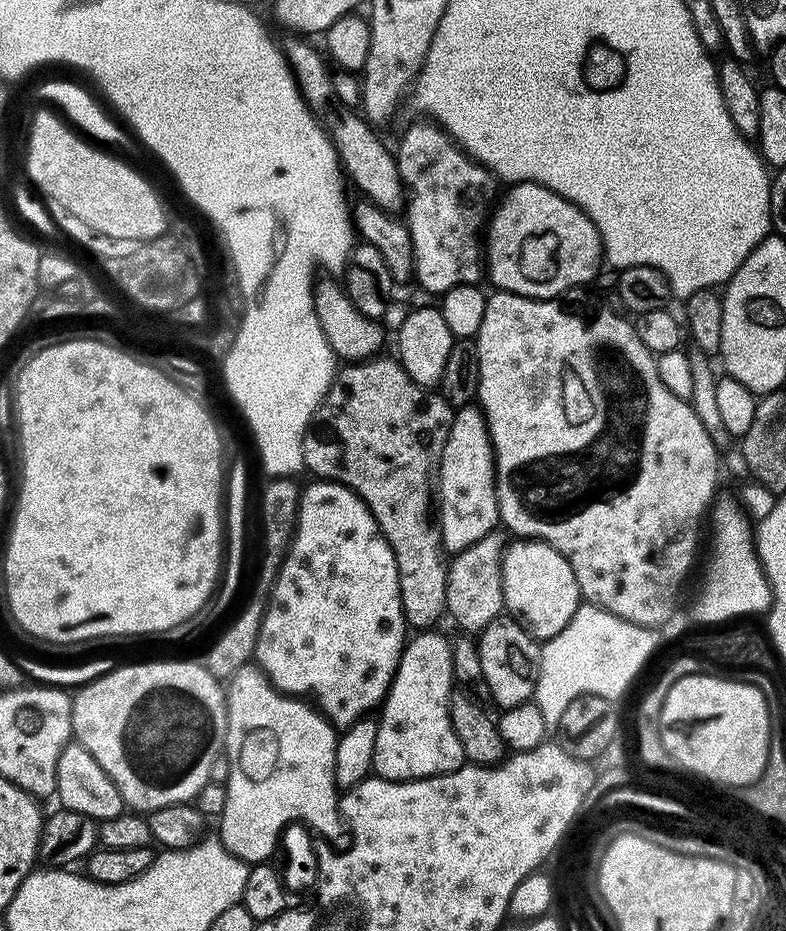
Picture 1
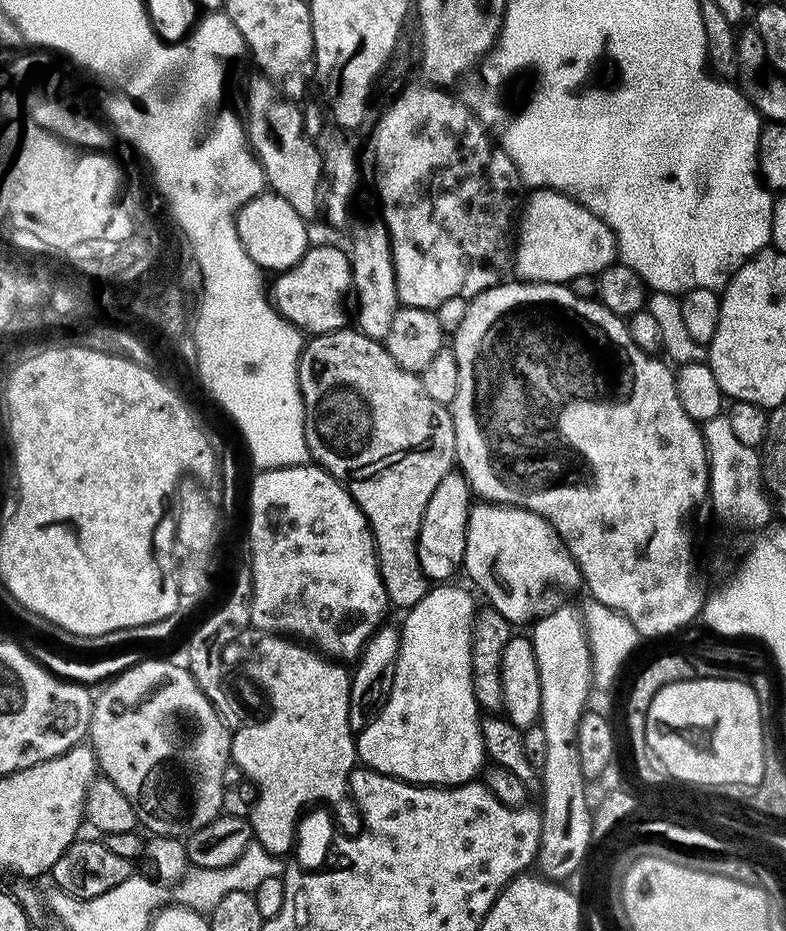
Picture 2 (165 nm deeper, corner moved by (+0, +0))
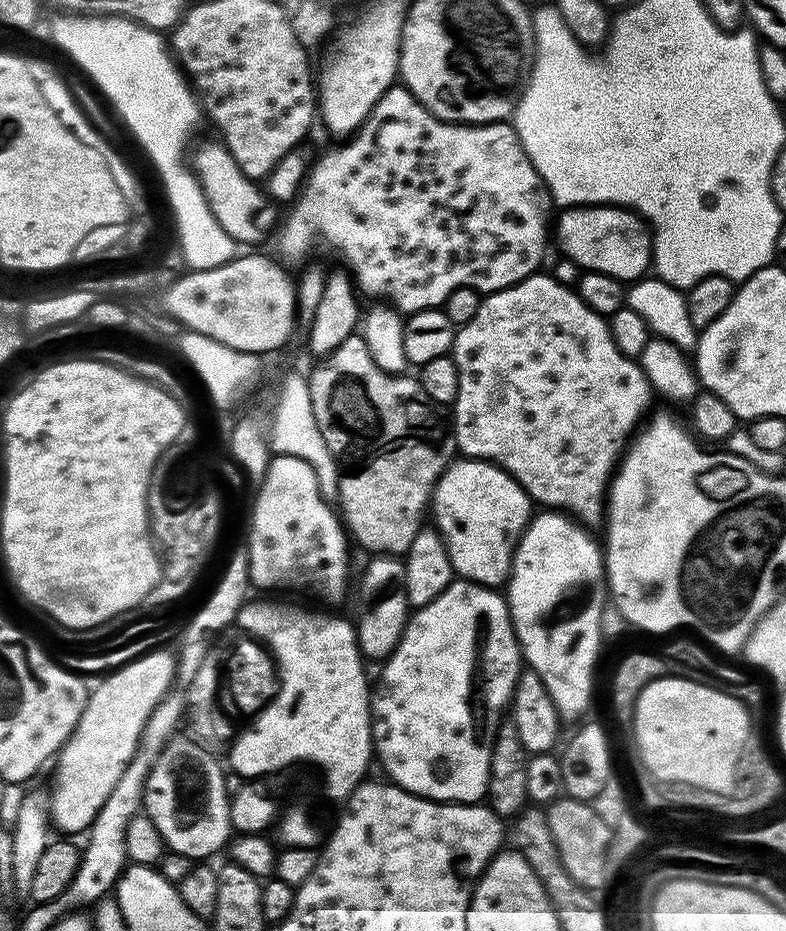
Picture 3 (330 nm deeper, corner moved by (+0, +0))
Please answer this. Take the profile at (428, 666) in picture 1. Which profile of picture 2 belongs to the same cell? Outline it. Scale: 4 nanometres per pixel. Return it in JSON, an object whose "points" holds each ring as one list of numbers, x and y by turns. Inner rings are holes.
{"points":[[440,582,429,587,428,592,414,607,407,609,404,624,399,625,400,649,398,650,398,662,394,674,394,686,390,686,390,694,385,696,384,704,380,713,363,728,355,737,356,754,359,763,365,768,373,768,381,772,383,776,392,776,395,780,404,780,407,784,418,784,421,786,455,786,475,781,481,775,486,764,483,736,480,733,482,710,476,704,474,698,474,682,472,681,472,596,464,588,459,588,456,582]]}

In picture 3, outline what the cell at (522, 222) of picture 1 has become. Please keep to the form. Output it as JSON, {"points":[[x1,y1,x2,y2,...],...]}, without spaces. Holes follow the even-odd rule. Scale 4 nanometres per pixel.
{"points":[[568,206,563,209,564,212,560,217,555,217,554,220,554,240,560,243,560,248,567,259,572,260,581,270,587,270,590,272,601,272,602,274,610,274,611,276,617,276,619,280,625,282,636,282,645,275,643,273,649,271,650,265,652,264,652,234,651,231,643,219,635,211,629,210,624,206]]}

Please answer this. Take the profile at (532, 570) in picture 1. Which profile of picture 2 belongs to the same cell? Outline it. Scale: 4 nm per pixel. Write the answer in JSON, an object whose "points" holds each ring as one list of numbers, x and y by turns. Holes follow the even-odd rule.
{"points":[[473,503,468,516,463,571,480,587,487,603,513,626,527,625,547,613,551,588,580,588,580,567,549,520,521,508]]}

